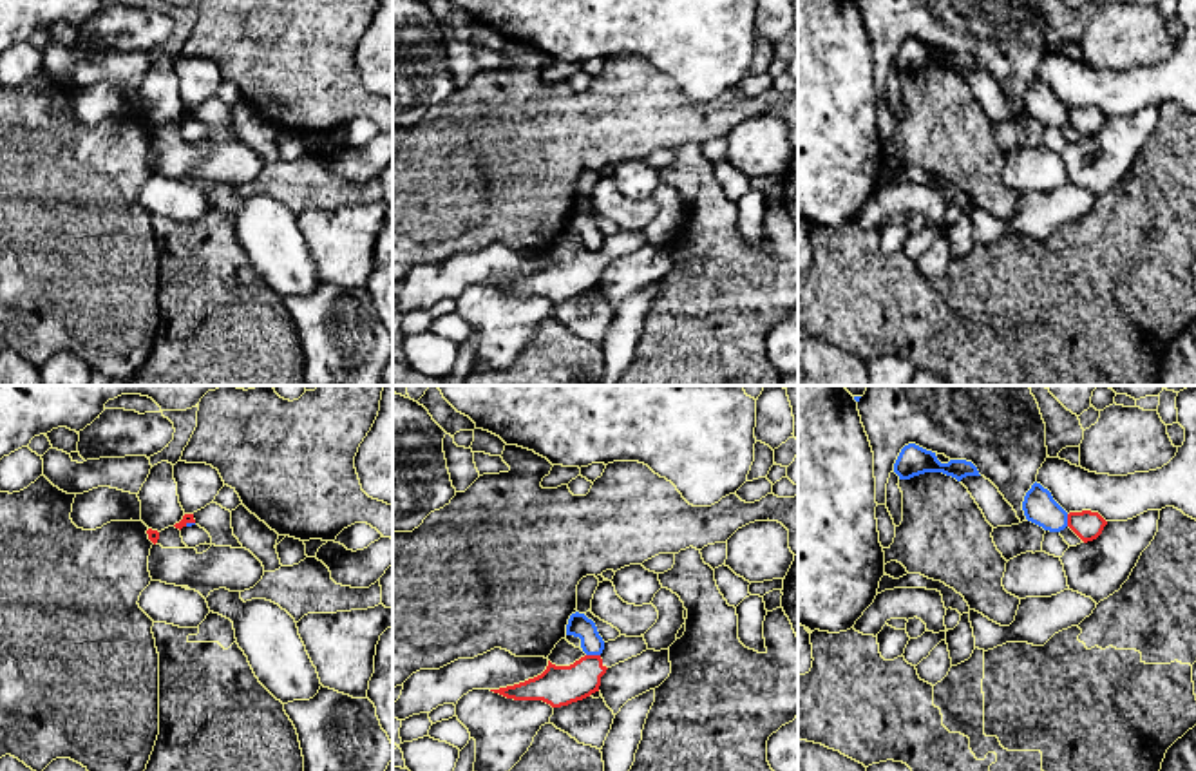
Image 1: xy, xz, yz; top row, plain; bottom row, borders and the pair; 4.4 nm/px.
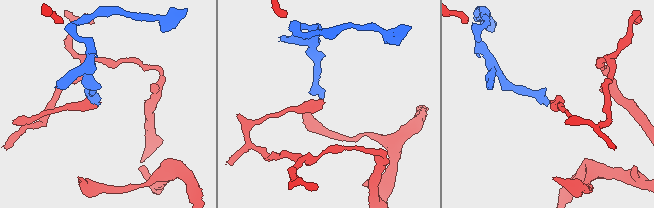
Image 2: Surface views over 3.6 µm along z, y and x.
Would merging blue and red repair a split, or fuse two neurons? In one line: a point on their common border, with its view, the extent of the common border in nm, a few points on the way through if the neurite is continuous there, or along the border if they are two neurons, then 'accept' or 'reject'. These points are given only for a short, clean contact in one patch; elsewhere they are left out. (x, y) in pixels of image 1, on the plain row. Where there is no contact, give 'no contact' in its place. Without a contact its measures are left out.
contact xz (594, 248); length 60 nm; border xz (587, 248), (599, 250); reject

